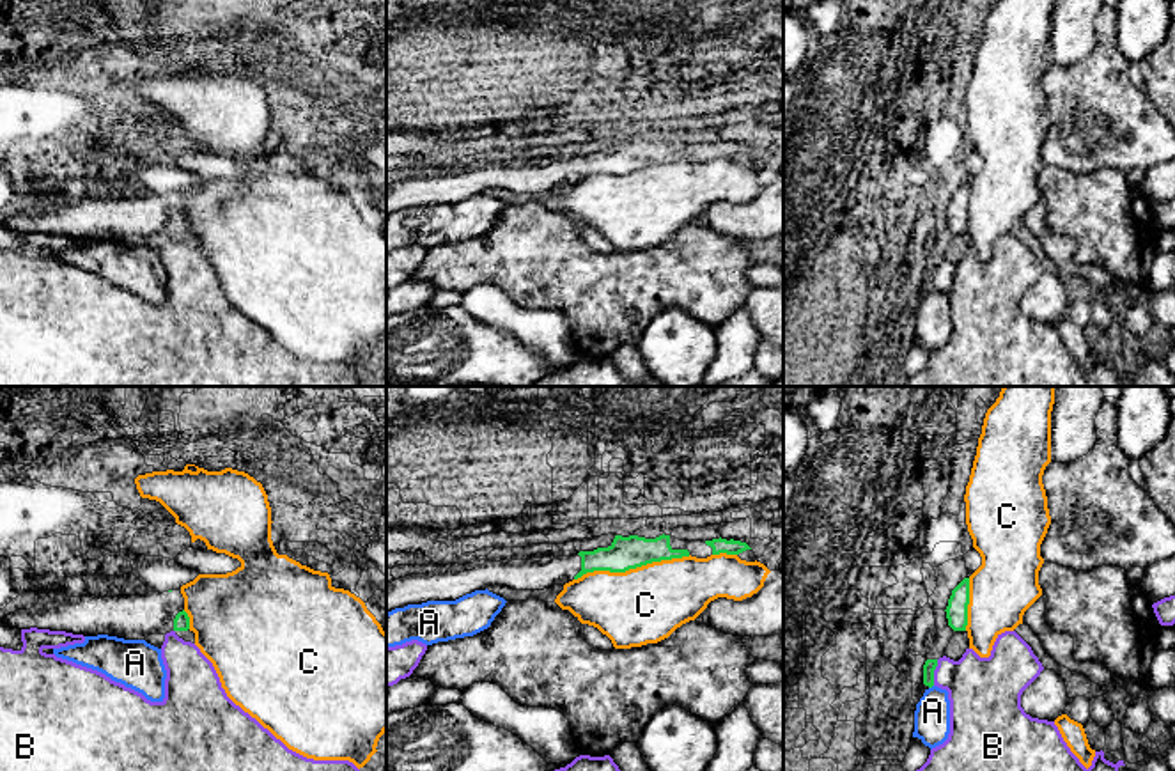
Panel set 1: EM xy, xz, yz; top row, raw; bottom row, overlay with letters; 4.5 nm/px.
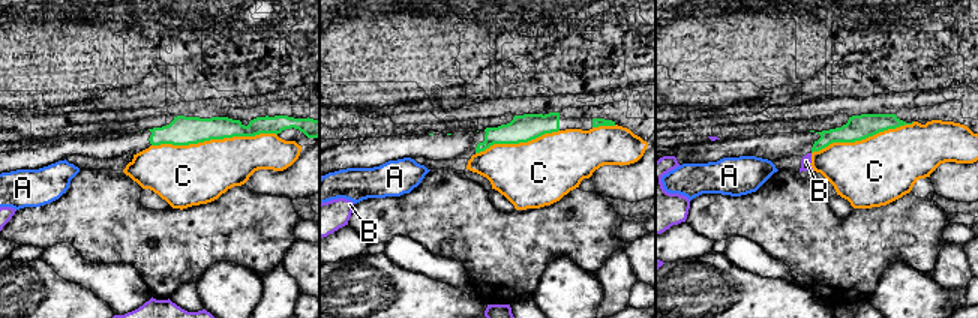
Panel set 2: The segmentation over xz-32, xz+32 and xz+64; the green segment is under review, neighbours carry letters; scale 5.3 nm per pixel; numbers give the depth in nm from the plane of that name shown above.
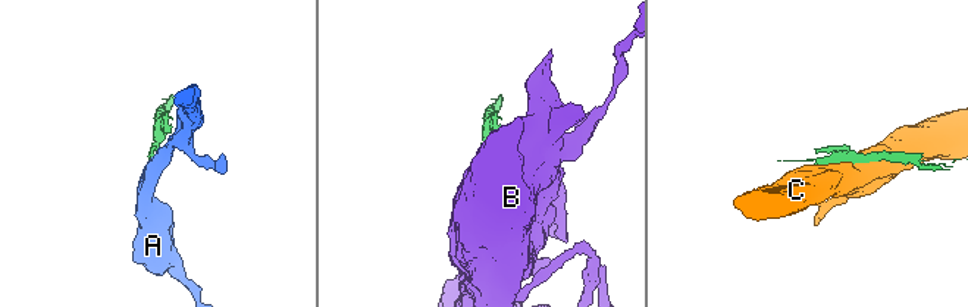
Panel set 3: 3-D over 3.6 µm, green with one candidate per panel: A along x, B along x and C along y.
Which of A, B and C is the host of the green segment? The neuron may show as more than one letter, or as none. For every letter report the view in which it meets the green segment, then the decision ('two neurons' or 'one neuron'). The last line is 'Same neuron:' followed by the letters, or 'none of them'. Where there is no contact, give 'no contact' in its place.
A: contact in yz; two neurons
B: contact in yz; two neurons
C: contact in xz; two neurons
Same neuron: none of them

